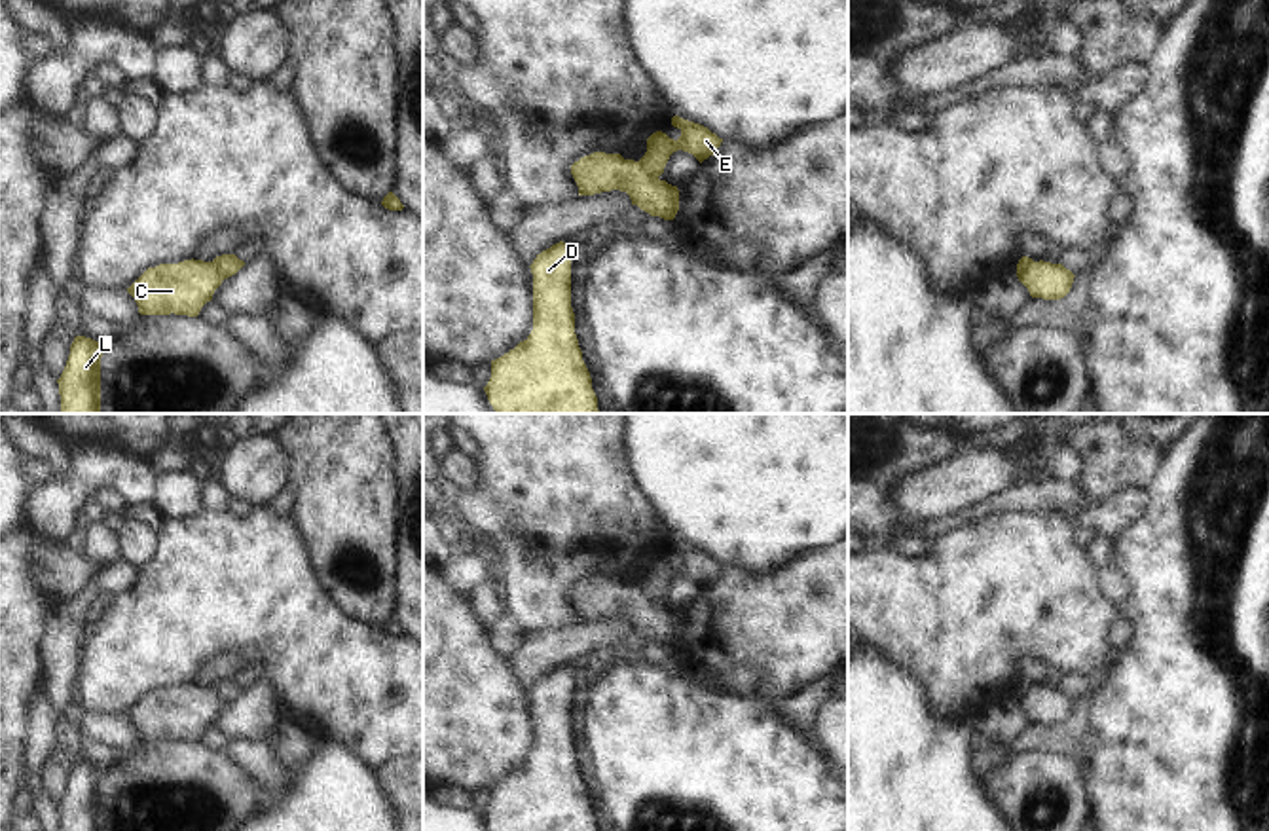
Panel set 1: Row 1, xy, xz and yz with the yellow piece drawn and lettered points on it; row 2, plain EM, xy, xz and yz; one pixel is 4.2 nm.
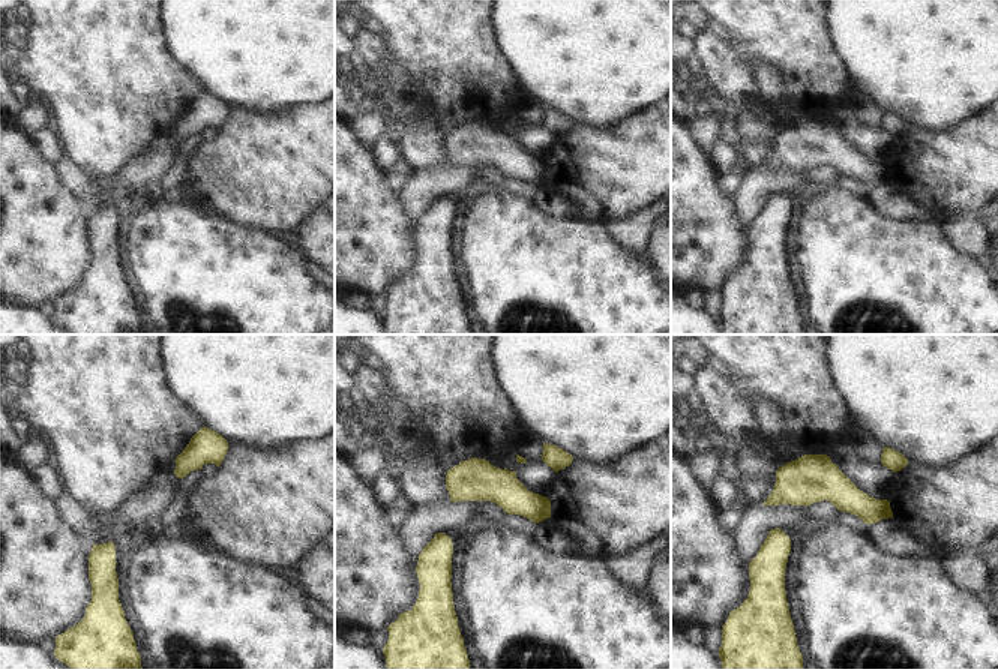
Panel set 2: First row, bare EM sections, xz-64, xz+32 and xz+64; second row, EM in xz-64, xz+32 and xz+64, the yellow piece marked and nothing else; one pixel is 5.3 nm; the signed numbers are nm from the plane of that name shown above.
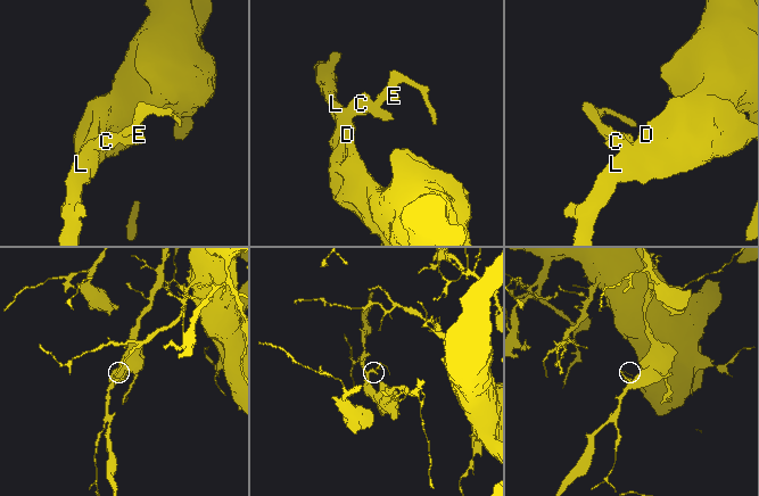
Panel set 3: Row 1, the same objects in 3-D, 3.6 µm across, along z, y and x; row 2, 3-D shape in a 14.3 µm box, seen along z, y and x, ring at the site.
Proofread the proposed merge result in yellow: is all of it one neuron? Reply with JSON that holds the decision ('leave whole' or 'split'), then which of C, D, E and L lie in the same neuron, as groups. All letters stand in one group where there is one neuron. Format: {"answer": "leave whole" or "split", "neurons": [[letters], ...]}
{"answer": "split", "neurons": [["C", "D", "L"], ["E"]]}

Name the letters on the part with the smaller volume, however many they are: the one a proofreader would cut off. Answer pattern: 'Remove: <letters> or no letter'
Remove: E

